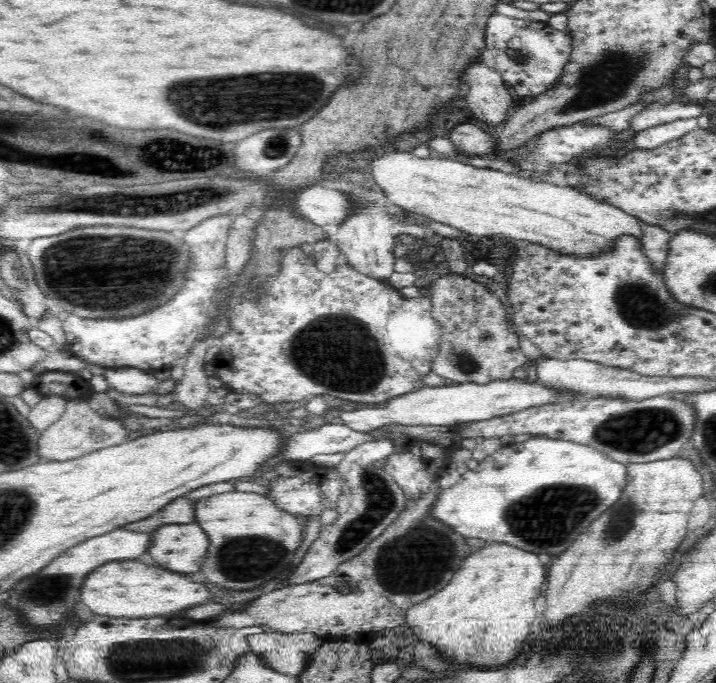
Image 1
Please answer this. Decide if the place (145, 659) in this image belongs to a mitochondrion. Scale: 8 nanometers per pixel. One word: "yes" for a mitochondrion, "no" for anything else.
yes

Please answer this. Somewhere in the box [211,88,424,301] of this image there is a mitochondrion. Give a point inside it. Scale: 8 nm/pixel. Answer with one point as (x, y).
(278, 146)

